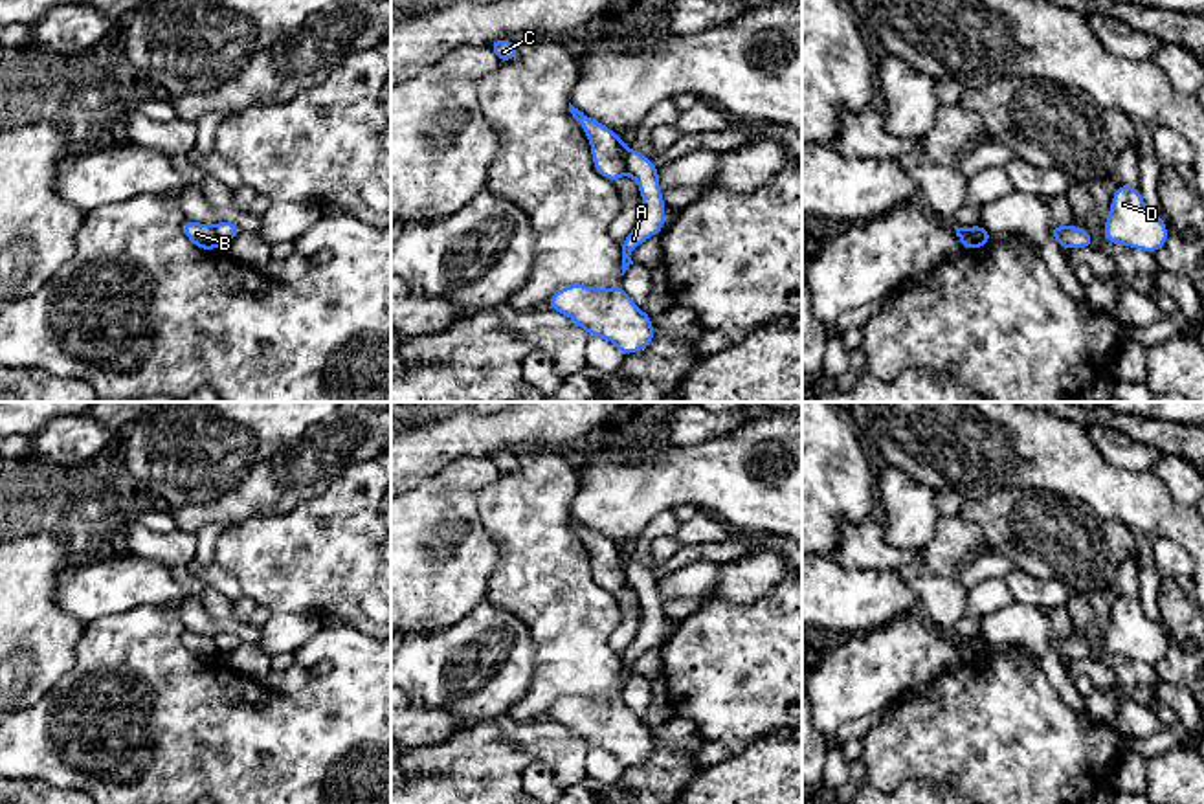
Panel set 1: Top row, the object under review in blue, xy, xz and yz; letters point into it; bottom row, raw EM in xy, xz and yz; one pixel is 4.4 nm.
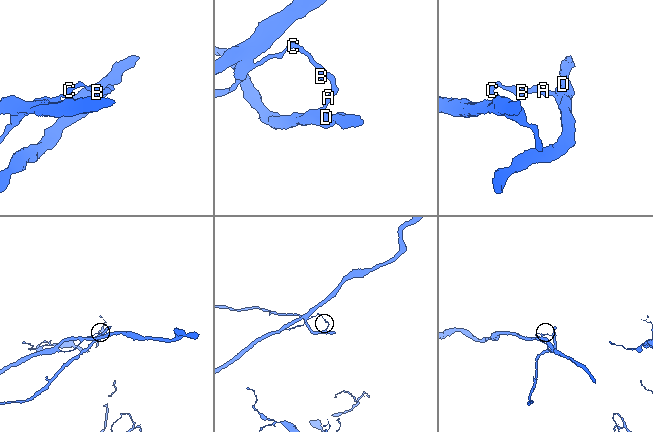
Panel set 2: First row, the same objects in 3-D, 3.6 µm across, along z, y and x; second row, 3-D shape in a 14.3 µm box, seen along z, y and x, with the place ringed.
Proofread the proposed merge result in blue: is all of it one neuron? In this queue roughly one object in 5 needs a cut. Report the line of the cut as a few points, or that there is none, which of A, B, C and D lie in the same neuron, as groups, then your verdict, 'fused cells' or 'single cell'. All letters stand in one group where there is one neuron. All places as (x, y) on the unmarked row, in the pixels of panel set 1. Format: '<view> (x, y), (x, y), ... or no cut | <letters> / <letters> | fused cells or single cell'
xz (624, 564), (628, 584) | A D / B C | fused cells

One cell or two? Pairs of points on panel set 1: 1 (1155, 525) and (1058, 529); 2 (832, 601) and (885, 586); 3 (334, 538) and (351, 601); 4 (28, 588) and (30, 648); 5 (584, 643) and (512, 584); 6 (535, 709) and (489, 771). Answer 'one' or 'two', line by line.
1: two
2: one
3: one
4: one
5: one
6: two

